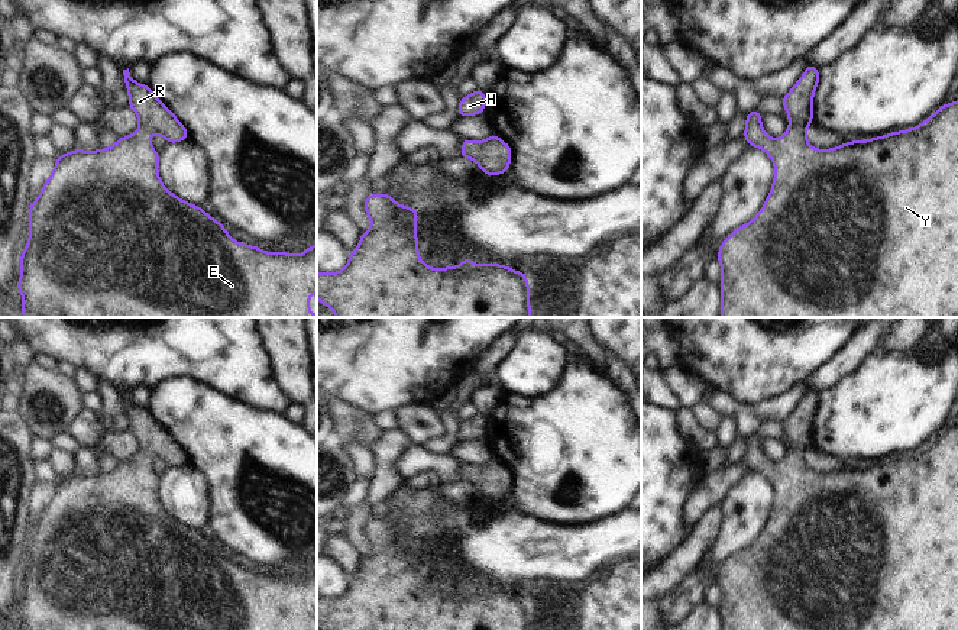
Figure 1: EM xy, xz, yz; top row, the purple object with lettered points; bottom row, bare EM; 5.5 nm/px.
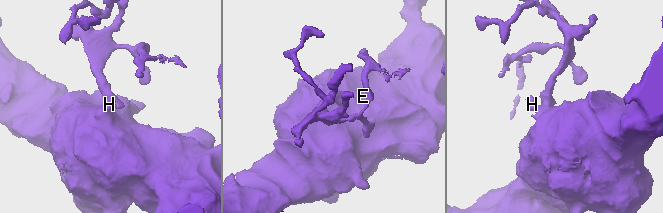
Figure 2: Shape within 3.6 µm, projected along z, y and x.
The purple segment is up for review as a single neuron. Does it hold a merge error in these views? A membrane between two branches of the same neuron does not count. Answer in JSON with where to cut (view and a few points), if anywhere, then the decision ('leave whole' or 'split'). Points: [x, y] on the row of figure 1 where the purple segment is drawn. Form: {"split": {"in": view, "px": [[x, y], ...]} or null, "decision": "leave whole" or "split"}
{"split": null, "decision": "leave whole"}

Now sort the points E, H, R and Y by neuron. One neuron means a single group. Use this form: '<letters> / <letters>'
E H R Y

